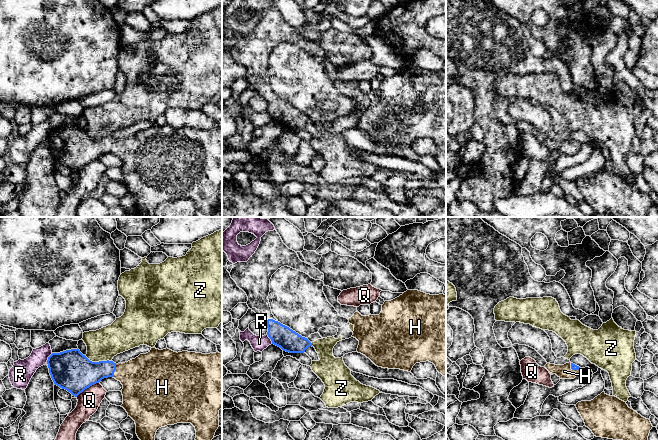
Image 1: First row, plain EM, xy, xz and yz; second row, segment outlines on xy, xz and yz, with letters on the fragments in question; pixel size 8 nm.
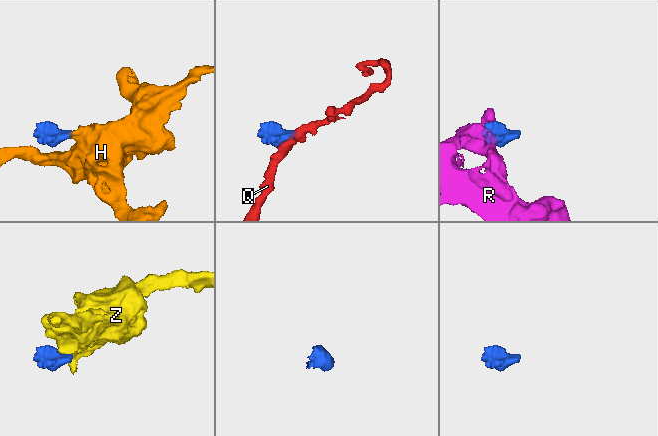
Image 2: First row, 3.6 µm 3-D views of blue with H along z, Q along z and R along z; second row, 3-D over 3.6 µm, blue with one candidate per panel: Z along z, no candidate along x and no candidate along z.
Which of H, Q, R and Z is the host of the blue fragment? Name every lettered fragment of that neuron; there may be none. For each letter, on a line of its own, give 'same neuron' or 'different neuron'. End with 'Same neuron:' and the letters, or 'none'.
H: same neuron
Q: different neuron
R: different neuron
Z: different neuron
Same neuron: H

